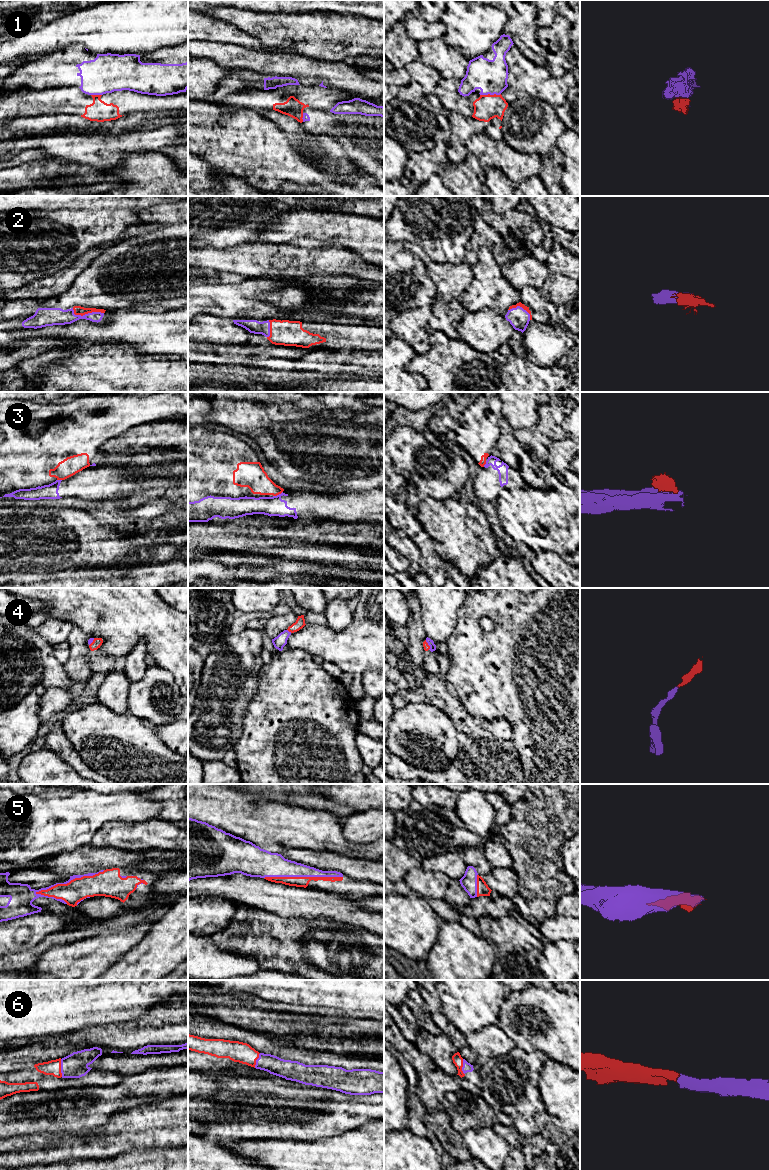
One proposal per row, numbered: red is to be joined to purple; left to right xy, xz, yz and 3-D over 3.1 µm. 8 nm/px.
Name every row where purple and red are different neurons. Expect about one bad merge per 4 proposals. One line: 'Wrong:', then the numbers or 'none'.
Wrong: 1, 3

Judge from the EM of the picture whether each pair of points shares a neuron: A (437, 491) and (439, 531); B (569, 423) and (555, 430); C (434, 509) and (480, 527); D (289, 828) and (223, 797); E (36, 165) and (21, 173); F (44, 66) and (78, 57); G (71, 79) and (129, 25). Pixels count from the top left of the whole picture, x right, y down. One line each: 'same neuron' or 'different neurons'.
A: different neurons
B: different neurons
C: same neuron
D: same neuron
E: same neuron
F: same neuron
G: different neurons

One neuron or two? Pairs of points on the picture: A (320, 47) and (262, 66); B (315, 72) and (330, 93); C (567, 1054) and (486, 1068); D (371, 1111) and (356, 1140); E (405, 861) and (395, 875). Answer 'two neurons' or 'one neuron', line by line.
A: two neurons
B: two neurons
C: two neurons
D: two neurons
E: one neuron

